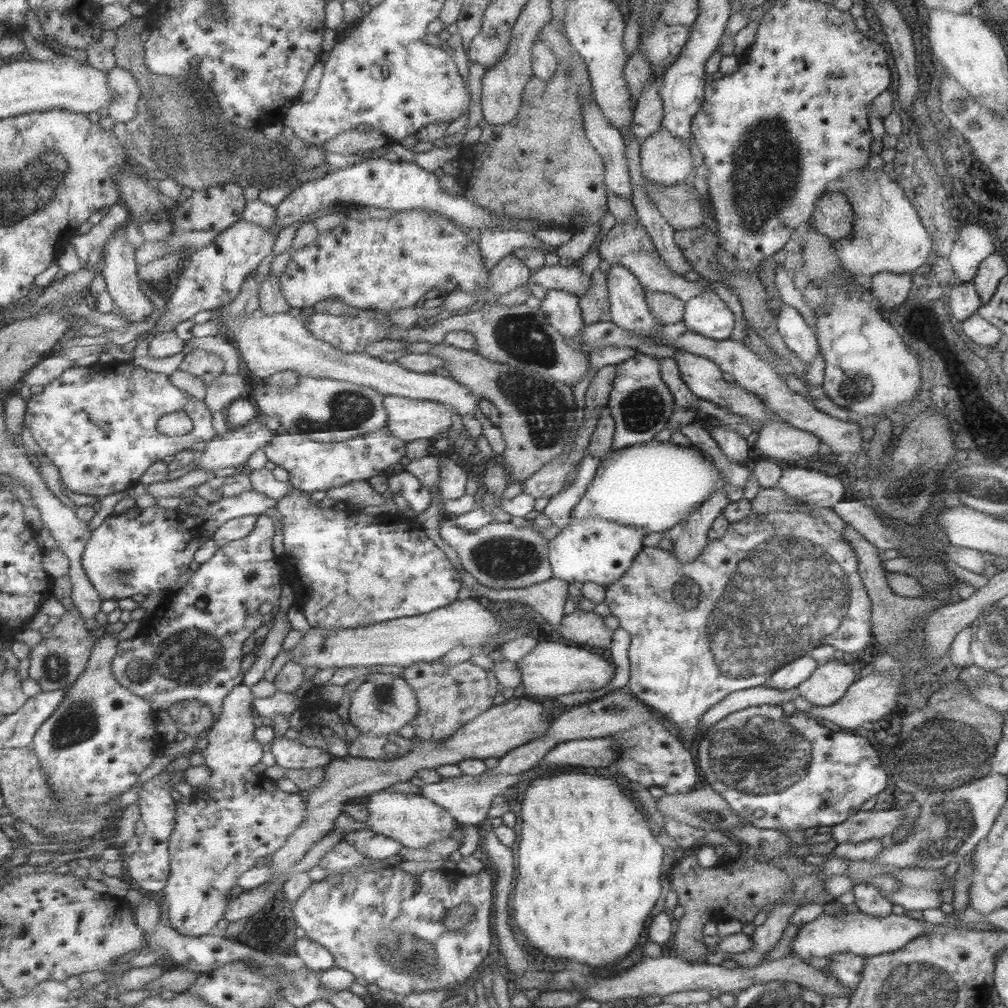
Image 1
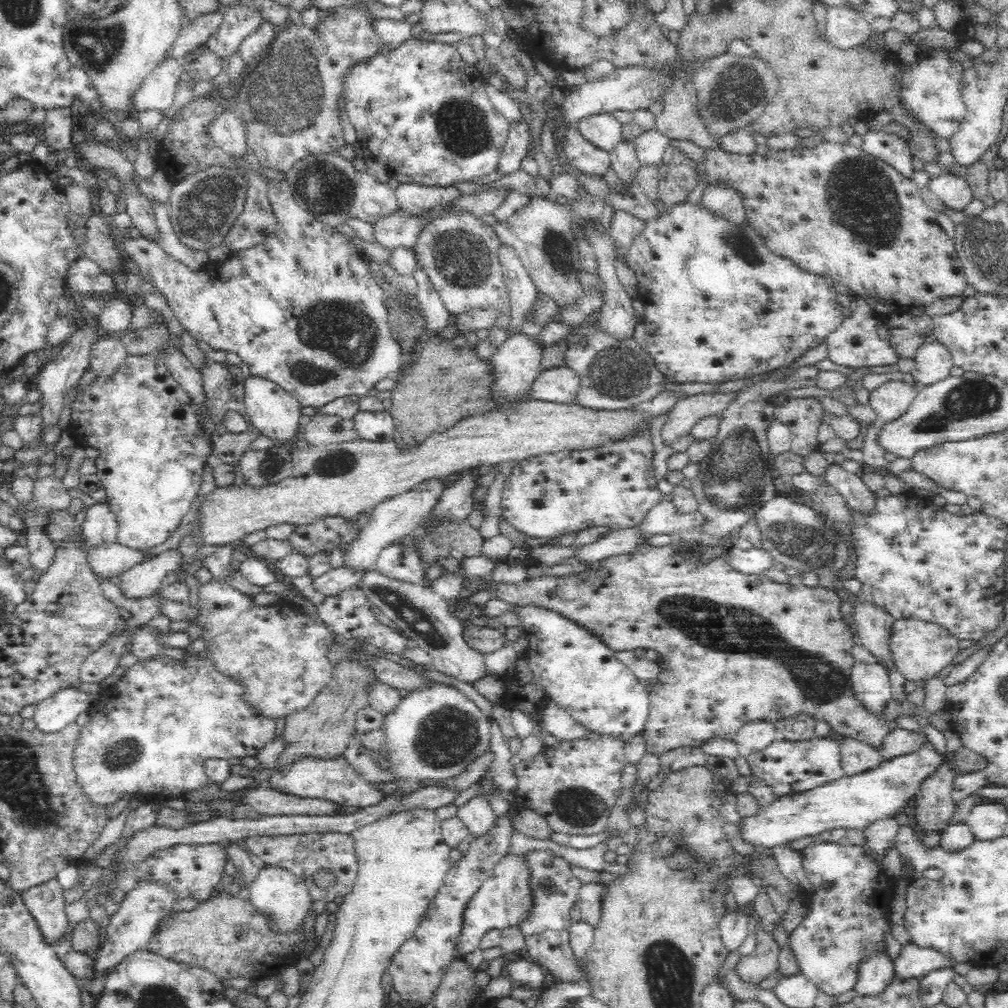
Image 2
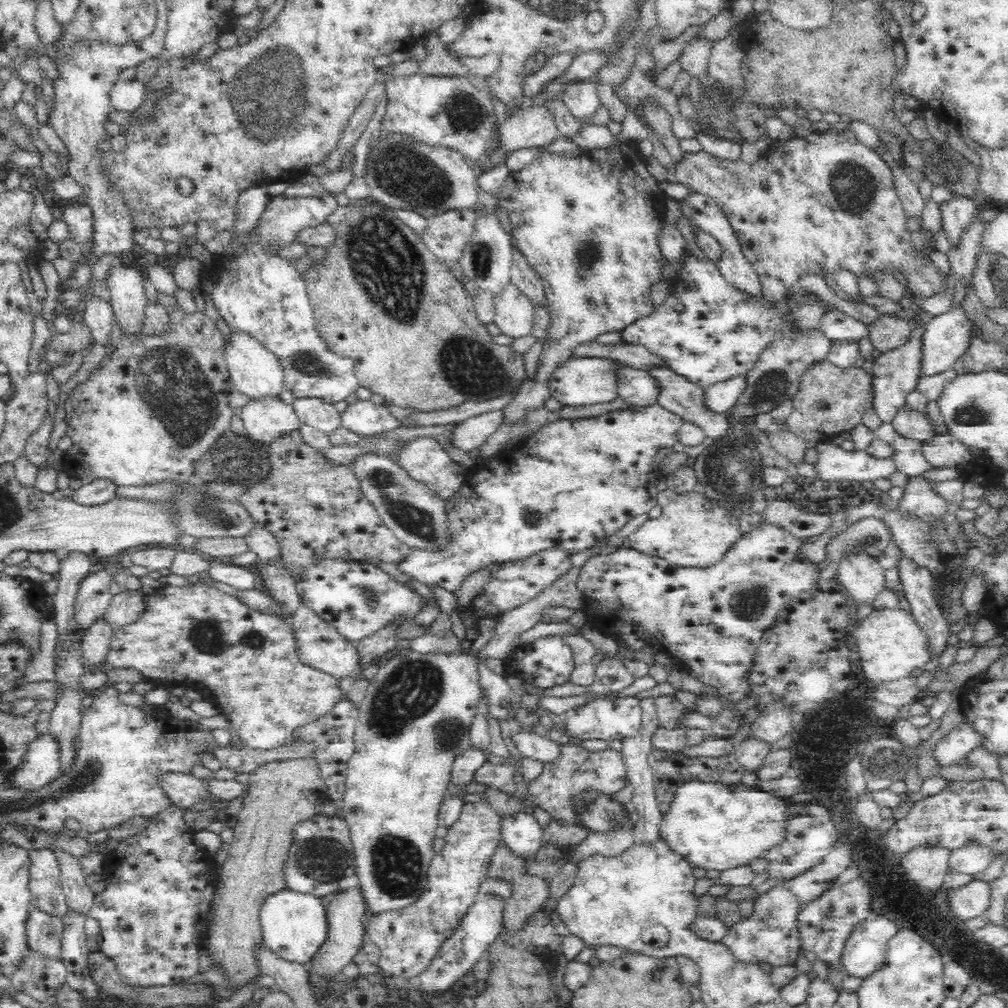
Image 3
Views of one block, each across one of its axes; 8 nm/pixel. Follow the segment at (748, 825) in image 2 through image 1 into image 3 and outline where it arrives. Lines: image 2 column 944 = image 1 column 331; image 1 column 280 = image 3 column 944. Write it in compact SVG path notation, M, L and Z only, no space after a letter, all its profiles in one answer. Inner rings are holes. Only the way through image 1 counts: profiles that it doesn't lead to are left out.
M966 719L960 726L953 728L943 740L938 742L932 753L941 766L953 765L956 760L965 758L974 748L983 746L983 735L974 729L974 723Z

